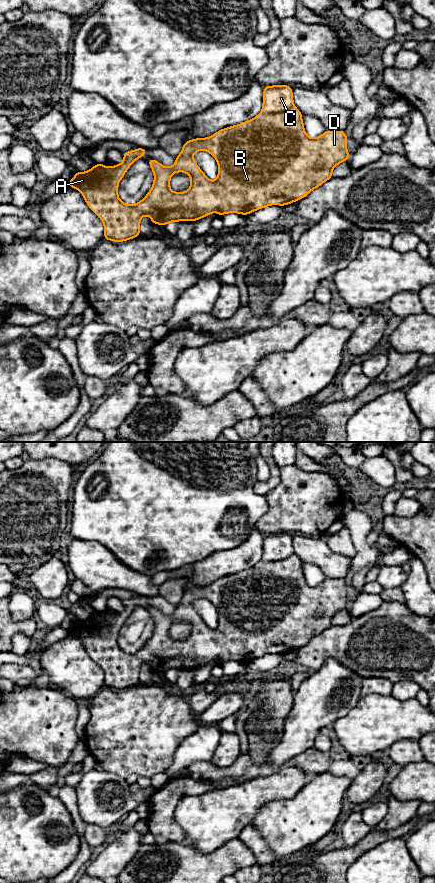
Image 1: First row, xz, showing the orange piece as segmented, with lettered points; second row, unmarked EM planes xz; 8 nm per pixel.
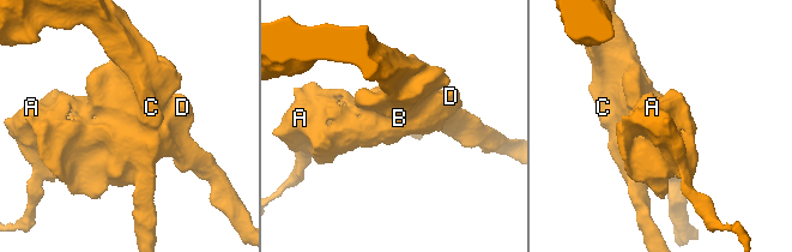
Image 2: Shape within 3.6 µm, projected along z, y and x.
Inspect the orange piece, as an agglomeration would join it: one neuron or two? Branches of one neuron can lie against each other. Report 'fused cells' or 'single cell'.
fused cells

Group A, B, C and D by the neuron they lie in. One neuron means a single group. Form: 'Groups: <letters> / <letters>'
Groups: A B D / C

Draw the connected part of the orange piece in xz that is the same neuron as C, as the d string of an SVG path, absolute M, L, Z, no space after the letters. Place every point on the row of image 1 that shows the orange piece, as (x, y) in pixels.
M288 85L265 86L263 91L263 113L280 113L294 106L293 88Z

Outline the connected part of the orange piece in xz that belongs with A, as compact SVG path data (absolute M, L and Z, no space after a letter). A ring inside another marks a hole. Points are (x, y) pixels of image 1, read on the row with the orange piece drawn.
M292 106L280 113L261 112L251 120L221 129L210 137L185 142L172 167L165 167L154 159L148 159L154 173L154 182L145 198L137 204L127 205L119 199L118 184L133 162L147 153L145 148L124 152L124 161L114 167L95 164L87 172L77 171L68 184L69 187L78 189L82 193L89 208L102 220L104 239L123 242L140 236L140 221L144 215L148 215L153 224L164 226L173 221L197 221L214 212L218 212L220 217L227 213L248 215L270 205L285 206L296 202L331 179L335 166L349 159L347 139L345 131L327 130L317 138L310 138L304 129L302 113ZM201 150L209 152L217 160L218 177L215 181L207 178L193 158L193 154ZM176 172L185 172L190 176L191 185L186 192L173 192L170 189L170 178Z

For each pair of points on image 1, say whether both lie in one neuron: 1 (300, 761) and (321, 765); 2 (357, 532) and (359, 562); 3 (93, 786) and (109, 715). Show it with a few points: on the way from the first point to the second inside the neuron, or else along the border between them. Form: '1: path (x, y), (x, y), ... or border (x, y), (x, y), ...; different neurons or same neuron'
1: path (305, 761), (316, 762); same neuron
2: path (359, 539), (360, 555); same neuron
3: border (103, 769), (125, 778); different neurons

